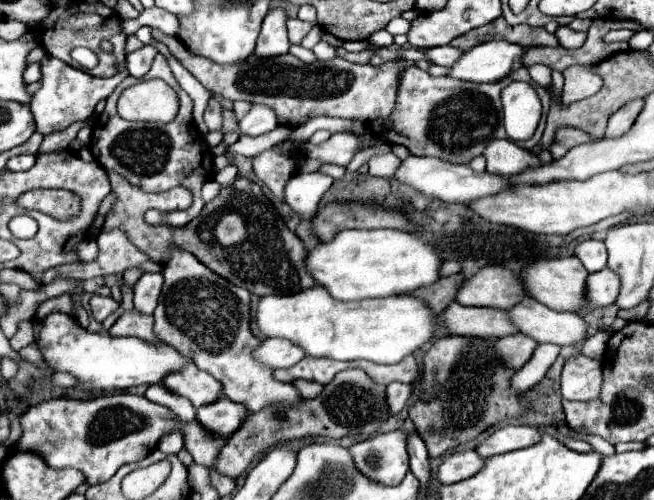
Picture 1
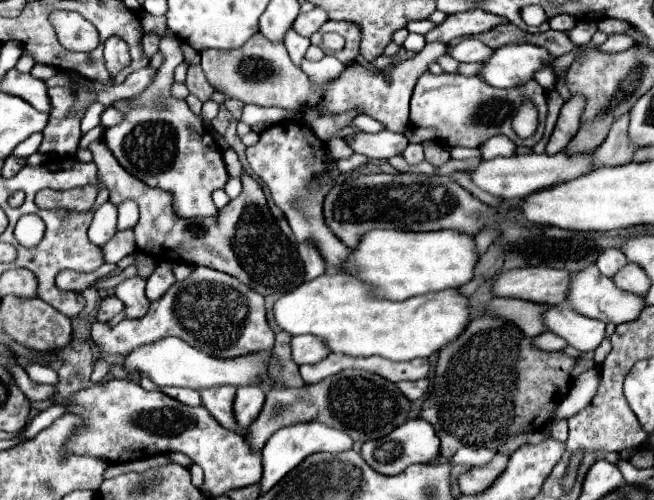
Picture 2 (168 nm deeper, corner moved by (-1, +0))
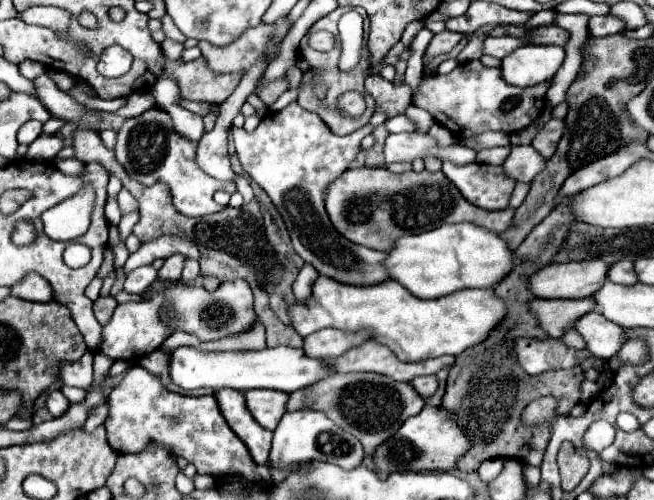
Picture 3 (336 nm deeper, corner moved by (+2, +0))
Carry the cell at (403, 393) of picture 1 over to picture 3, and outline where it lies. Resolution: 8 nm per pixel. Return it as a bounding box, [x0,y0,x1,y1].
[411,376,437,398]

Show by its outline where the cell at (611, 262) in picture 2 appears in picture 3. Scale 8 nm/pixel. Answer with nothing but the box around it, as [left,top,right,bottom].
[607,260,637,286]

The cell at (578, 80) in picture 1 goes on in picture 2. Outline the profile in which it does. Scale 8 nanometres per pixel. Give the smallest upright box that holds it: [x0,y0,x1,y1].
[546,96,585,154]

